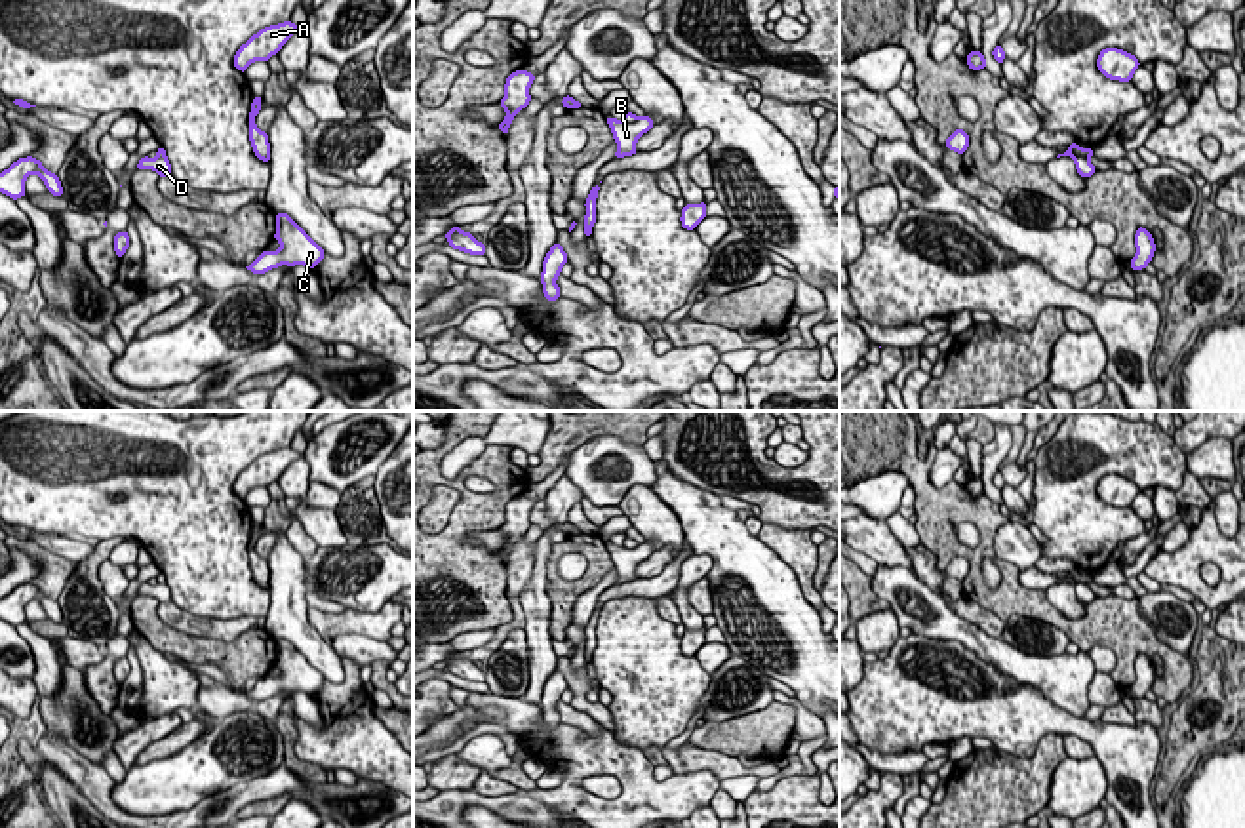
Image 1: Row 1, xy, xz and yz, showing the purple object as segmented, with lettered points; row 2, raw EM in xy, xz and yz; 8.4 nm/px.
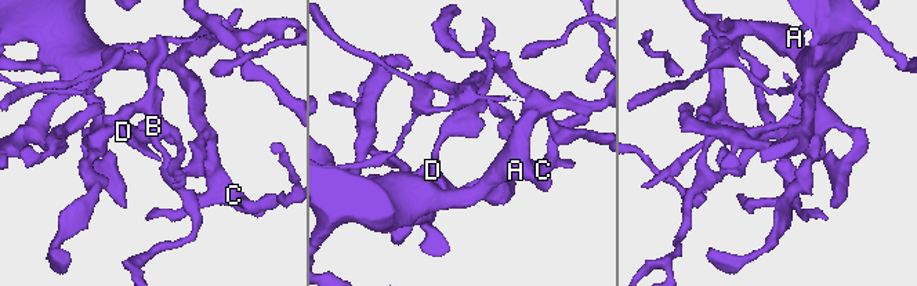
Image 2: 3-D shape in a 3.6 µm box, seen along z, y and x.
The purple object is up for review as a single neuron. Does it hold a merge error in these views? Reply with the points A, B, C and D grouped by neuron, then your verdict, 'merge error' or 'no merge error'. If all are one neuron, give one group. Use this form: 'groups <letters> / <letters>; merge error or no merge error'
groups A C D / B; merge error

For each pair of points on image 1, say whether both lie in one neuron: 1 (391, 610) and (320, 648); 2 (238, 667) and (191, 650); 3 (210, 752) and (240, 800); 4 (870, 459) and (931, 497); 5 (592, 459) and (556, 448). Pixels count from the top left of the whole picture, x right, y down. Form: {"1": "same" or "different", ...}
{"1": "different", "2": "same", "3": "different", "4": "same", "5": "different"}

